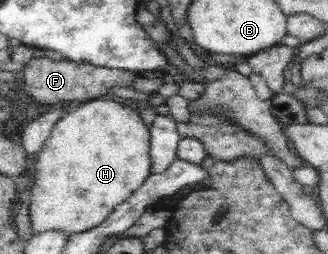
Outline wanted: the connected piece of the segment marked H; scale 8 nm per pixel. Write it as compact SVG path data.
M96 97L77 105L75 111L66 113L57 121L36 159L28 205L32 233L56 229L76 234L97 227L152 175L149 150L150 131L139 117L137 109L129 109L116 97Z

